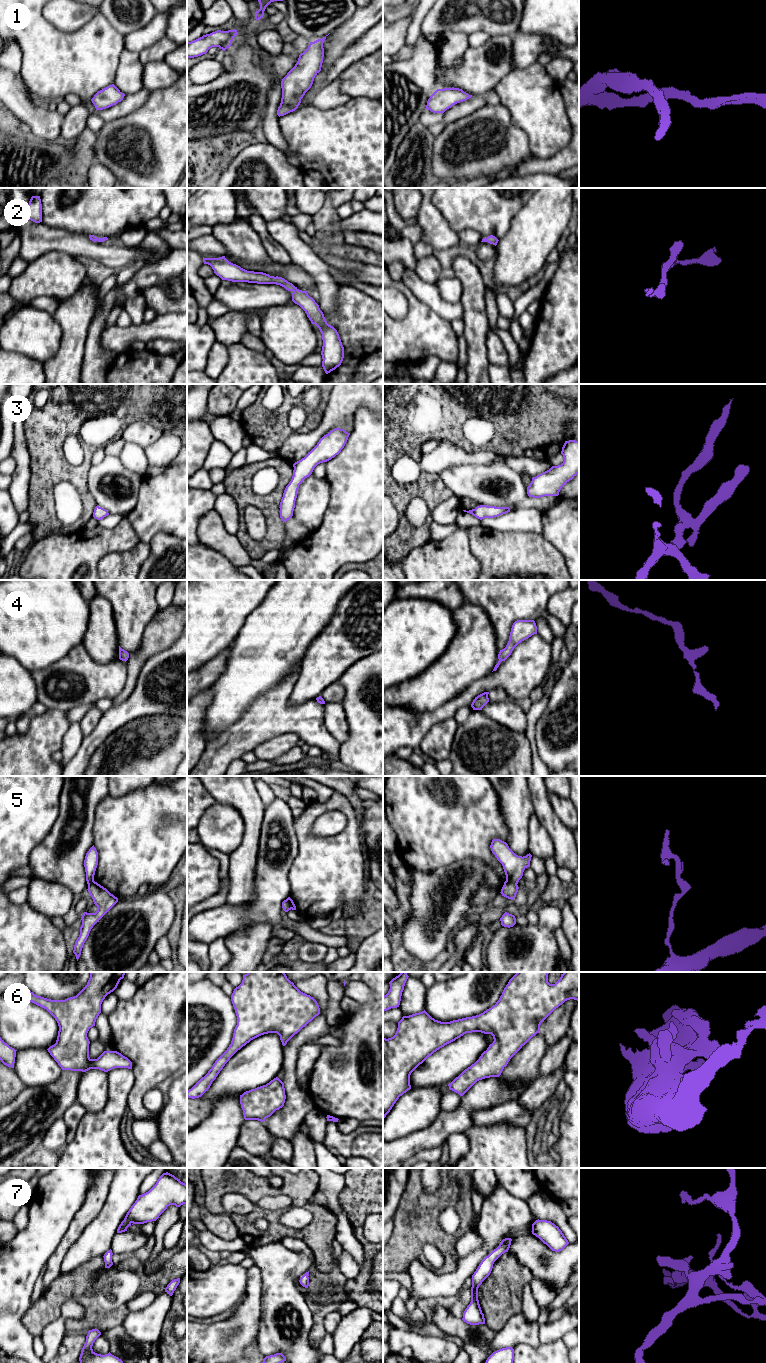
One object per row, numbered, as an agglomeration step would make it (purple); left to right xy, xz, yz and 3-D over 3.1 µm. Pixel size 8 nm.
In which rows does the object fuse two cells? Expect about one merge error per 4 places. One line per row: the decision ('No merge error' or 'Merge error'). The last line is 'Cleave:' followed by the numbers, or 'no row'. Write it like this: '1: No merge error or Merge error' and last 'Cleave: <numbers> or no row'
1: No merge error
2: No merge error
3: No merge error
4: No merge error
5: Merge error
6: No merge error
7: No merge error
Cleave: 5

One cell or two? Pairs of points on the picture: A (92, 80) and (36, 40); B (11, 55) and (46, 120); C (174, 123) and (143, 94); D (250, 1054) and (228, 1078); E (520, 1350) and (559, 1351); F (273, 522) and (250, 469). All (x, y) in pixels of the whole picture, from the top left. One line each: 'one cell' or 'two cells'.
A: one cell
B: one cell
C: two cells
D: one cell
E: one cell
F: one cell

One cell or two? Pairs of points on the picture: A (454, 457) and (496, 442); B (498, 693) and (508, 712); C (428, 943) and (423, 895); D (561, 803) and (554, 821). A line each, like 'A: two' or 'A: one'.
A: two
B: two
C: one
D: two

